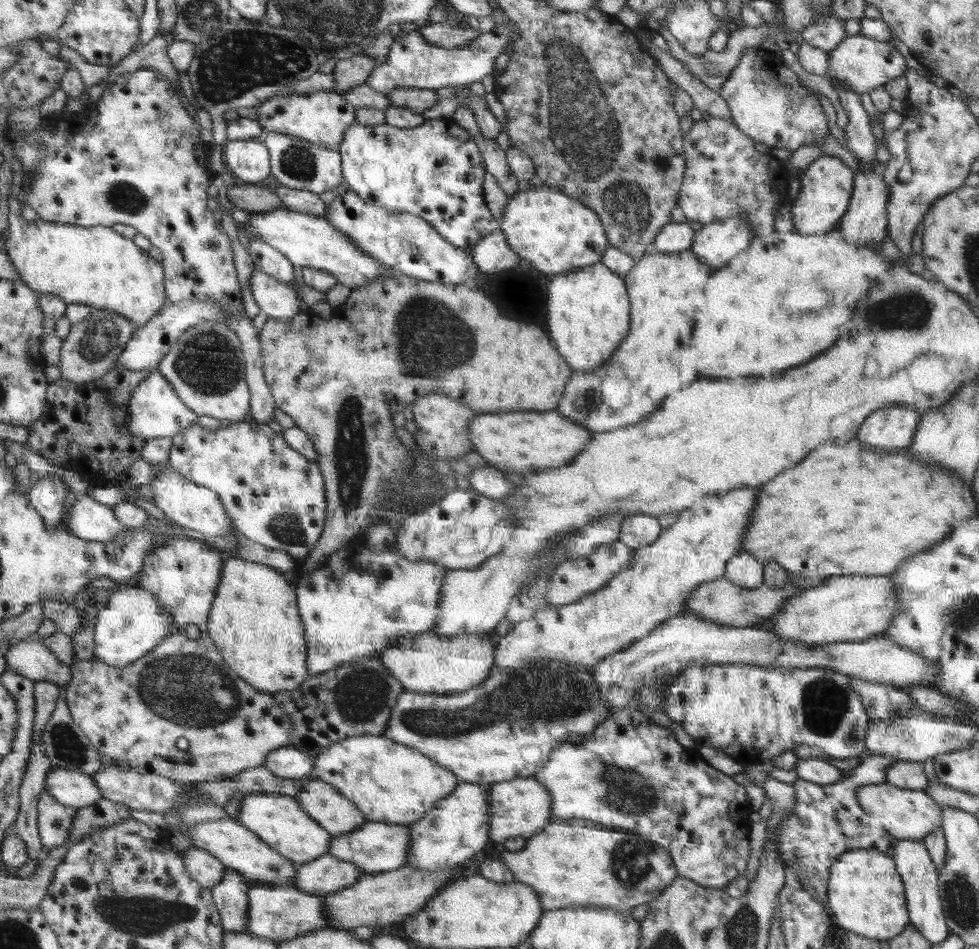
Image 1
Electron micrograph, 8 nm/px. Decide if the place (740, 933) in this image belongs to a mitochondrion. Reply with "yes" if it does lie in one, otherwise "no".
yes

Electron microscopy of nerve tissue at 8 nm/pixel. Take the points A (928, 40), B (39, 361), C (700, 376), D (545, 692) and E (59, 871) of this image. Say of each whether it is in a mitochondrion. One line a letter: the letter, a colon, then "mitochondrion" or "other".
A: other
B: other
C: other
D: mitochondrion
E: other

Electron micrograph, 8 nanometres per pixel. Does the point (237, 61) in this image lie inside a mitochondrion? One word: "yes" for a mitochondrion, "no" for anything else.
yes

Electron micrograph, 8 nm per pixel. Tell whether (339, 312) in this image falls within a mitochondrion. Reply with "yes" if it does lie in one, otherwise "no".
no

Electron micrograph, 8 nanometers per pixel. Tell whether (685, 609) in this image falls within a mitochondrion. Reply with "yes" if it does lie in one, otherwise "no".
no

